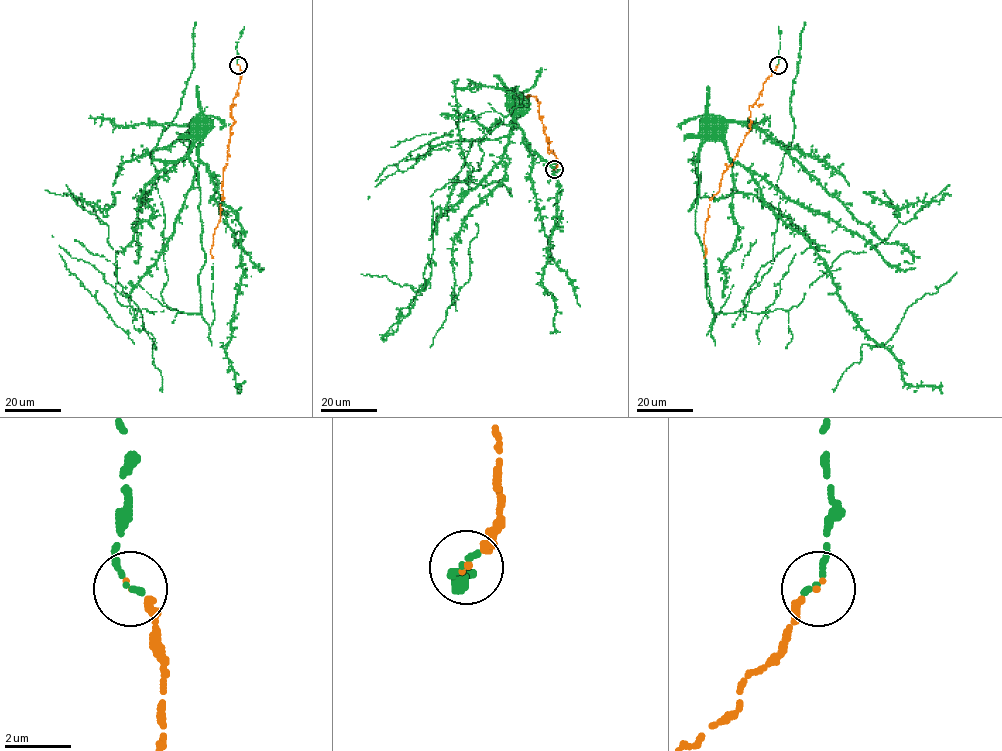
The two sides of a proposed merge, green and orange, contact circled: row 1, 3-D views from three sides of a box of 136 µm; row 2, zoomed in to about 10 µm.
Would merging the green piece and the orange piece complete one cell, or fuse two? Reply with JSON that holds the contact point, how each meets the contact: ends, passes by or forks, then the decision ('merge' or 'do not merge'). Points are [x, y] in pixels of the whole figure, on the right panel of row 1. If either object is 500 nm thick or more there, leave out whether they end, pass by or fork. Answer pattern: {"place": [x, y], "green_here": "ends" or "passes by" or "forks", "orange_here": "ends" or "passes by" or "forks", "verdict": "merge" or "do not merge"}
{"place": [778, 65], "green_here": "ends", "orange_here": "ends", "verdict": "merge"}

